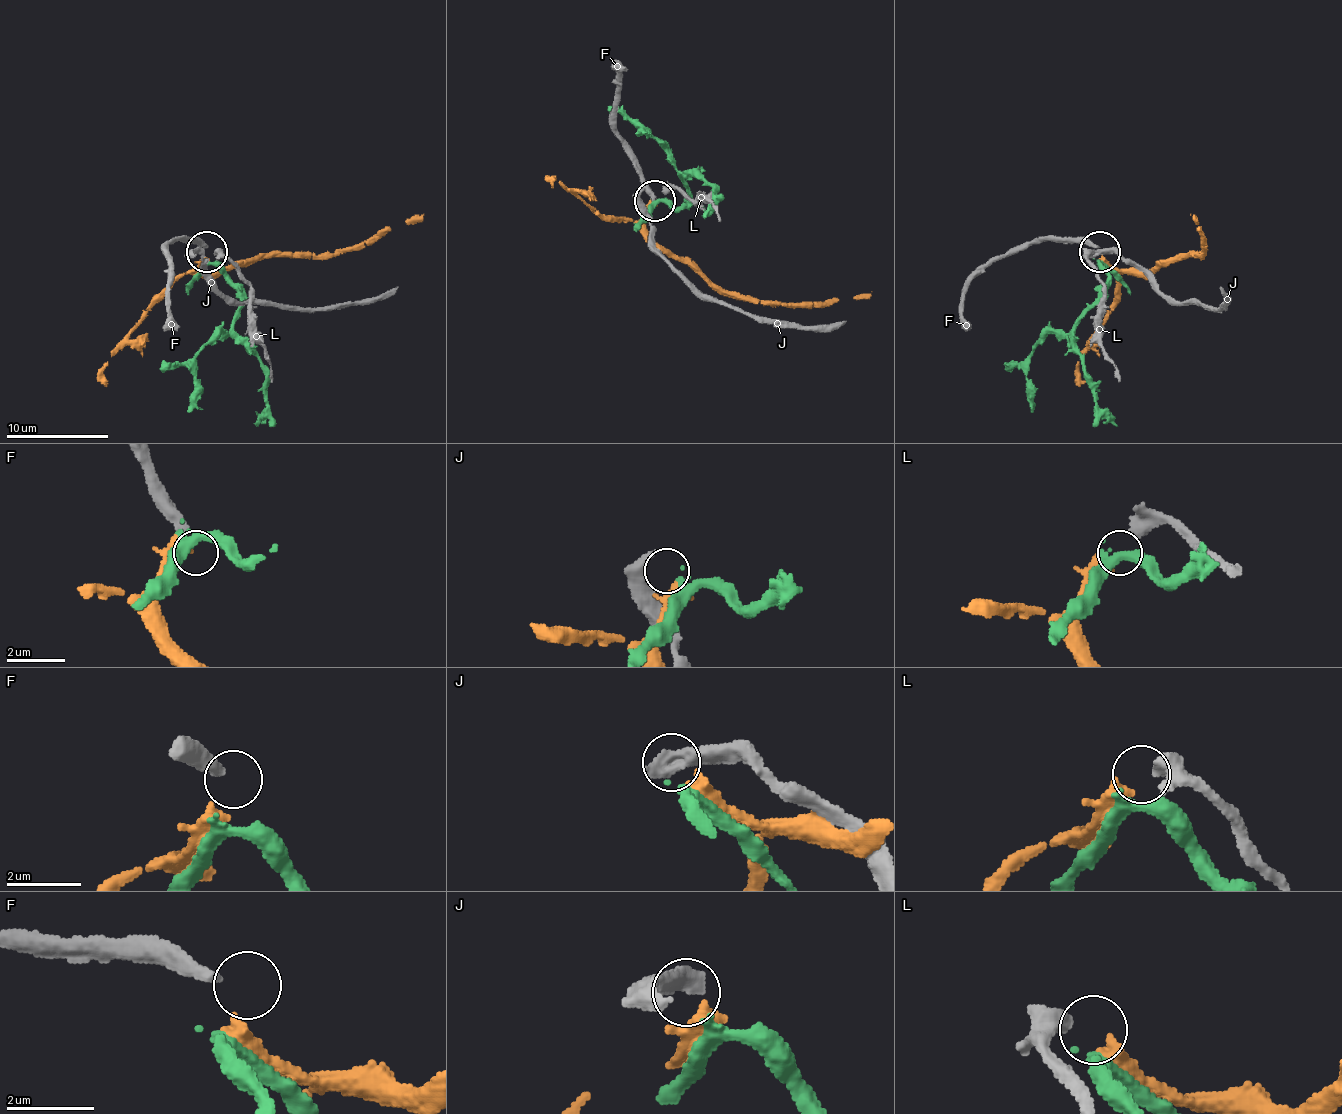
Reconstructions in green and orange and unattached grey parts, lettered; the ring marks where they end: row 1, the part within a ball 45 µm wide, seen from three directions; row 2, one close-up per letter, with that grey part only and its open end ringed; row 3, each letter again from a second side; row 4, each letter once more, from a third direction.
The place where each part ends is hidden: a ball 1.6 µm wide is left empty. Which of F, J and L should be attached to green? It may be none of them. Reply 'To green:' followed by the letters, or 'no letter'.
To green: J

